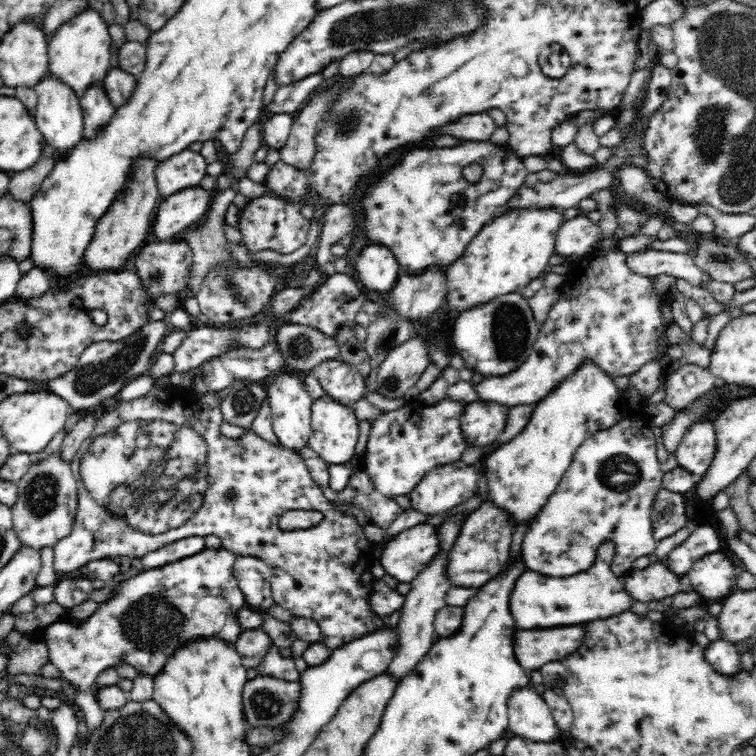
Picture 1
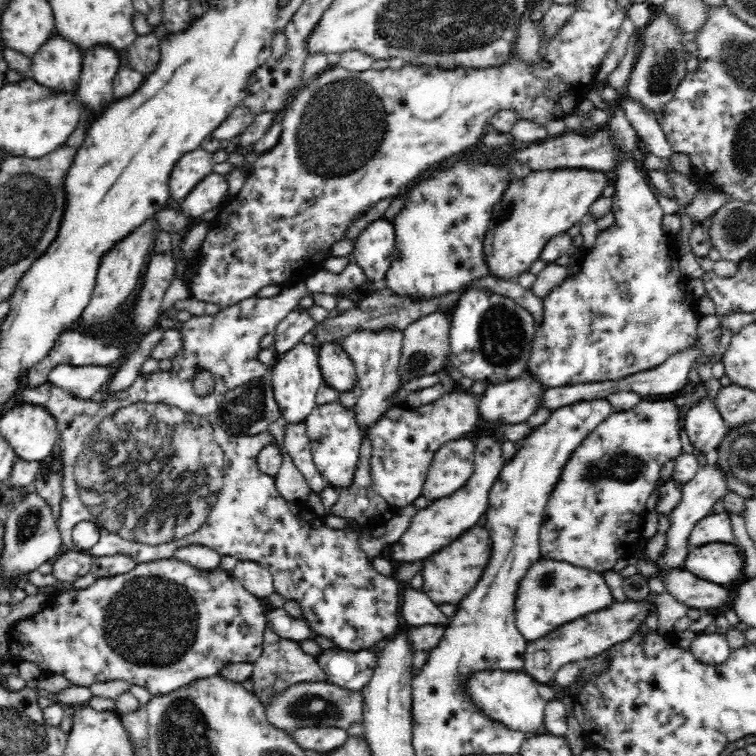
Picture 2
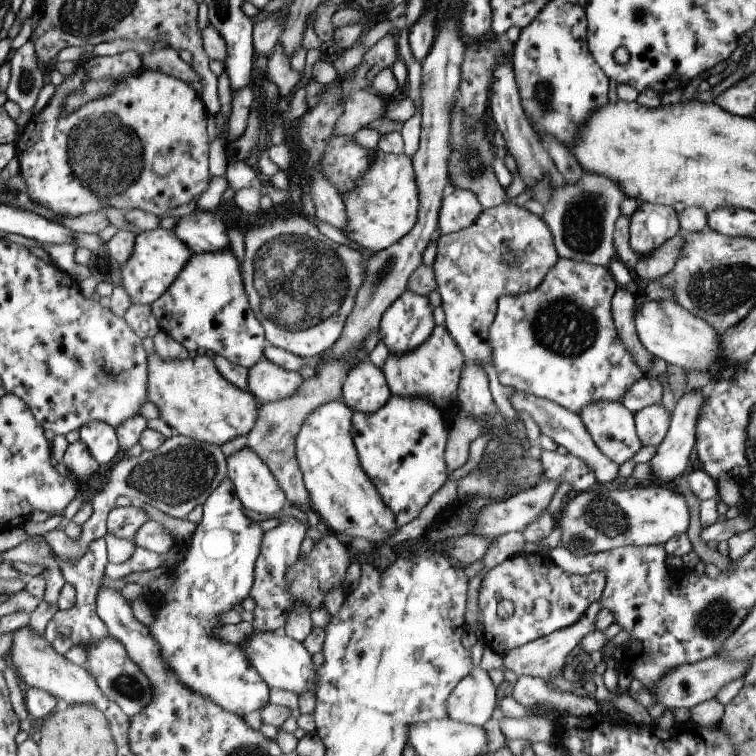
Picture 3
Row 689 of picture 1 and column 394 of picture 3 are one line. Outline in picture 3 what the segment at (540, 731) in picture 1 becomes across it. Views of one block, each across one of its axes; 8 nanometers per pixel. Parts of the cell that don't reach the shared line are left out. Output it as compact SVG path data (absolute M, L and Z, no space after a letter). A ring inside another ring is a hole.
M332 401L308 414L296 436L297 462L311 507L328 526L329 532L344 540L360 537L381 546L400 530L400 526L394 512L386 506L371 478L360 466L351 434L353 413L345 402Z

